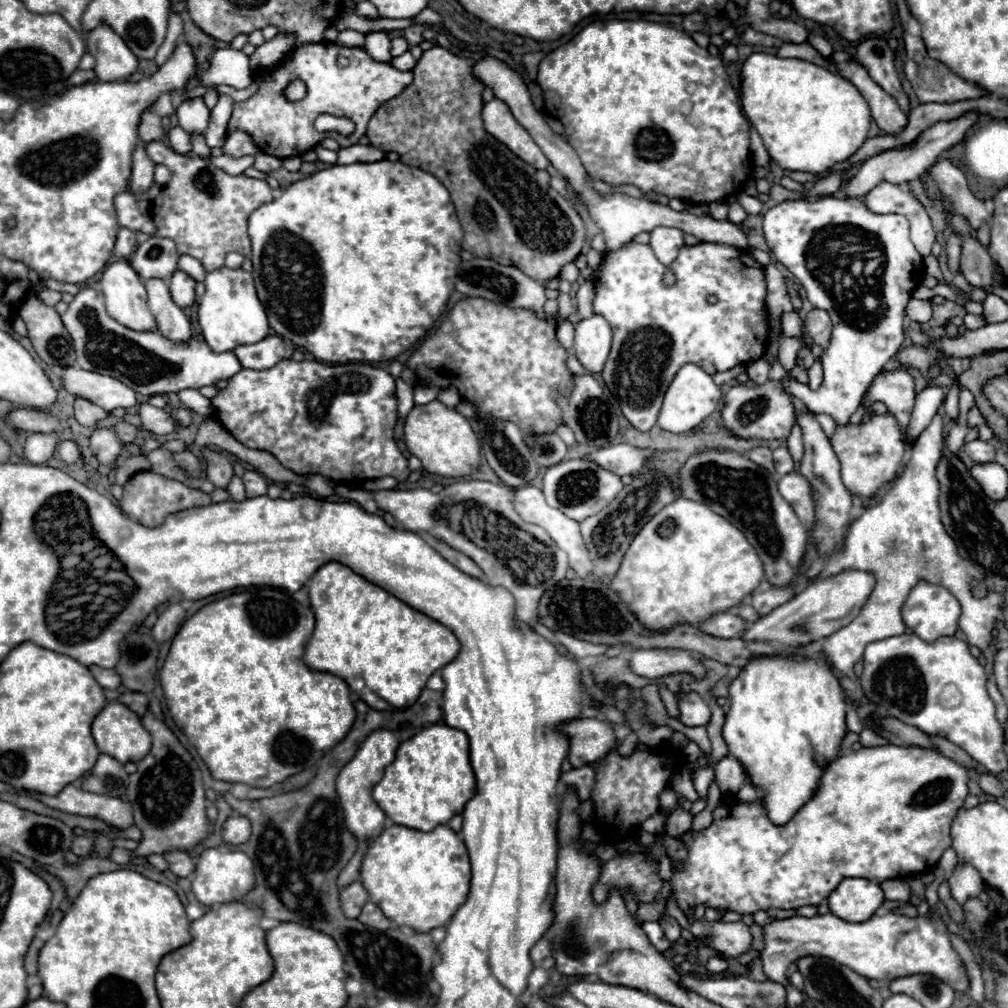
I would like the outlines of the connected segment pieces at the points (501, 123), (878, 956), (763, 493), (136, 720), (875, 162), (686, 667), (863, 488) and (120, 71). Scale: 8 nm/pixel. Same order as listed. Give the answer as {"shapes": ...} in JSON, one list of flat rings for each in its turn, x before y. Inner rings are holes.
{"shapes":[[[494,97,492,101,484,103,482,121,484,121,484,129,494,139,504,143,522,161,534,165,536,169,546,169,550,165,542,149,532,141,528,131,514,119,512,111,504,101]],[[834,913,814,915,814,917,790,917,782,921,772,921,764,927,764,973,768,979,782,983,786,979,786,969,800,957,830,957,840,965,850,967,866,979,876,979,890,983,898,977,908,975,930,975,942,983,948,983,954,991,966,993,970,989,970,979,960,955,952,949,950,931,938,913,906,917,898,913,872,915,862,923,848,923]],[[702,449,690,455,680,467,680,497,708,505,714,513,720,513,724,519,736,525,754,545,764,563,766,579,774,587,786,587,792,583,792,573,796,573,796,565,800,565,804,559,808,531,788,501,784,501,784,497,778,493,774,473,762,469,736,451]],[[108,703,96,715,96,719,92,723,92,735,94,735,94,741,100,749,100,753,106,753,106,755,118,759,120,763,128,763,128,761,138,763,148,755,148,749,150,749,150,733,142,727,140,717,122,703]],[[966,113,964,117,958,117,954,121,942,121,942,123,936,123,932,125,930,129,926,129,914,143,910,149,906,151,884,151,880,155,874,155,870,159,866,159,860,167,858,167,858,173,846,183,844,187,844,193,848,199,860,199,864,197,874,185,878,185,880,181,892,181,896,185,904,185,916,177,920,177,928,167,932,167,936,163,936,157,946,151,948,147,960,143,964,139,964,133,974,125,974,121,978,119,976,113]],[[636,649,632,651,628,665,636,675,646,679,660,679,678,671,688,671,698,679,706,675,698,655,684,649]],[[890,411,882,415,874,413,858,425,848,423,844,427,836,427,836,433,832,437,832,449,842,465,842,481,846,489,868,499,880,487,890,483,902,467,902,457,906,451,904,429]],[[100,23,88,33,86,45,96,59,94,71,100,81,126,79,138,67,136,55,128,49,124,39,106,23]]]}

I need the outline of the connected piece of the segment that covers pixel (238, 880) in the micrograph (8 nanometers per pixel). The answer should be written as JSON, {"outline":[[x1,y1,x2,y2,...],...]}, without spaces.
{"outline":[[204,849,196,859,196,871,192,879,192,891,196,899,206,905,222,905,228,901,236,901,236,893,244,895,252,889,254,877,252,877,252,861,242,851,220,851,220,849]]}

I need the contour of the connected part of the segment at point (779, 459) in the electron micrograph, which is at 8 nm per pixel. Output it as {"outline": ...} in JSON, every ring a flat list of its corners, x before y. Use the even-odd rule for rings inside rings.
{"outline":[[778,447,774,451,774,463,776,463,776,473,778,475,788,475,794,471,794,461,792,461,792,455,786,447]]}

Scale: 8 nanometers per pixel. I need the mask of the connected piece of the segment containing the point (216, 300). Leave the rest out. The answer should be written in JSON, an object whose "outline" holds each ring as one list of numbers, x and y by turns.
{"outline":[[222,267,206,275,206,291,198,303,198,323,208,347,216,353,232,351,244,343,256,343,270,331,266,311,256,295,252,273,244,269]]}

